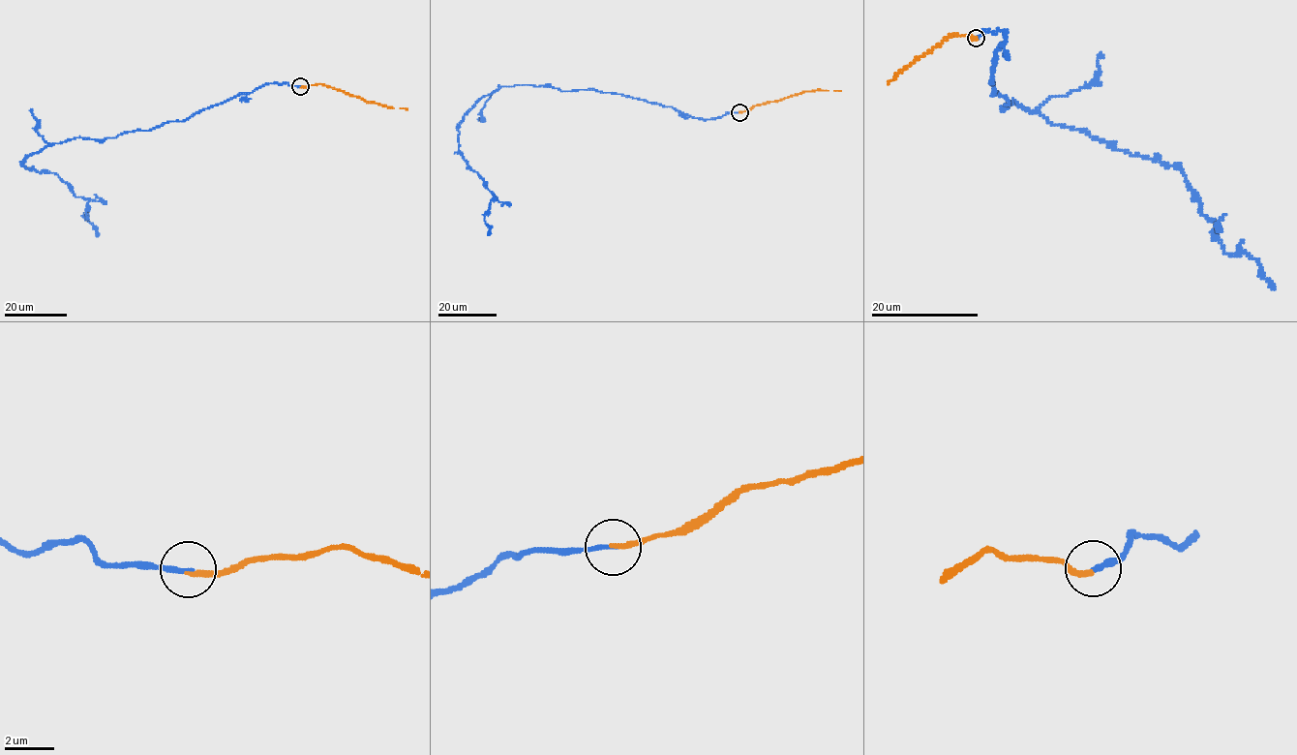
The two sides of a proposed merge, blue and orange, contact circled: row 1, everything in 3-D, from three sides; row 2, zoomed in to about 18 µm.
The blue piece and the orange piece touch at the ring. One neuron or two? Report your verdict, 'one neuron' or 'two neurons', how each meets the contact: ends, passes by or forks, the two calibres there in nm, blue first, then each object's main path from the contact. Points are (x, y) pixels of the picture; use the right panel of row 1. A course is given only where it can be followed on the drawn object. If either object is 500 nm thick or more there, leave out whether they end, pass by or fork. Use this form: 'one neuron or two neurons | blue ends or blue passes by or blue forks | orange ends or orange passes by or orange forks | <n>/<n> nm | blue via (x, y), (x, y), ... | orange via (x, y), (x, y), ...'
one neuron | blue ends | orange ends | 190/190 nm | blue via (976, 37), (1005, 30), (990, 80), (1005, 108), (1014, 101), (1180, 168), (1225, 253), (1257, 259), (1273, 289) | orange via (976, 39), (952, 34), (887, 83)

